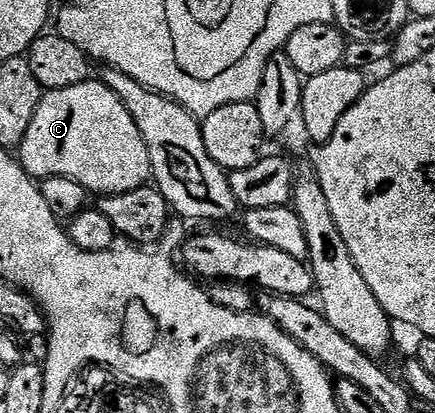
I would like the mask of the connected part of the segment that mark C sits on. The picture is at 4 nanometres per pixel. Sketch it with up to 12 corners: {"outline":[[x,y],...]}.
{"outline":[[102,80],[48,90],[17,147],[30,178],[148,185],[149,148]]}

